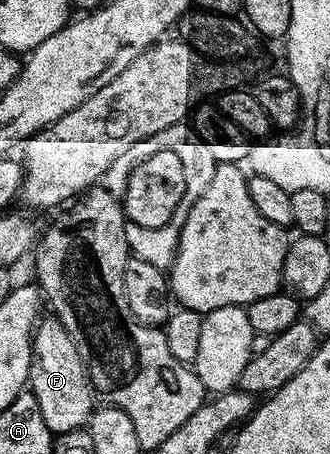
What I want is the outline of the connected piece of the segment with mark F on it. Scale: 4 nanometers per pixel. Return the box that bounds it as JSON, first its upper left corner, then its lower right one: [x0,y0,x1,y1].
[28,317,94,436]

